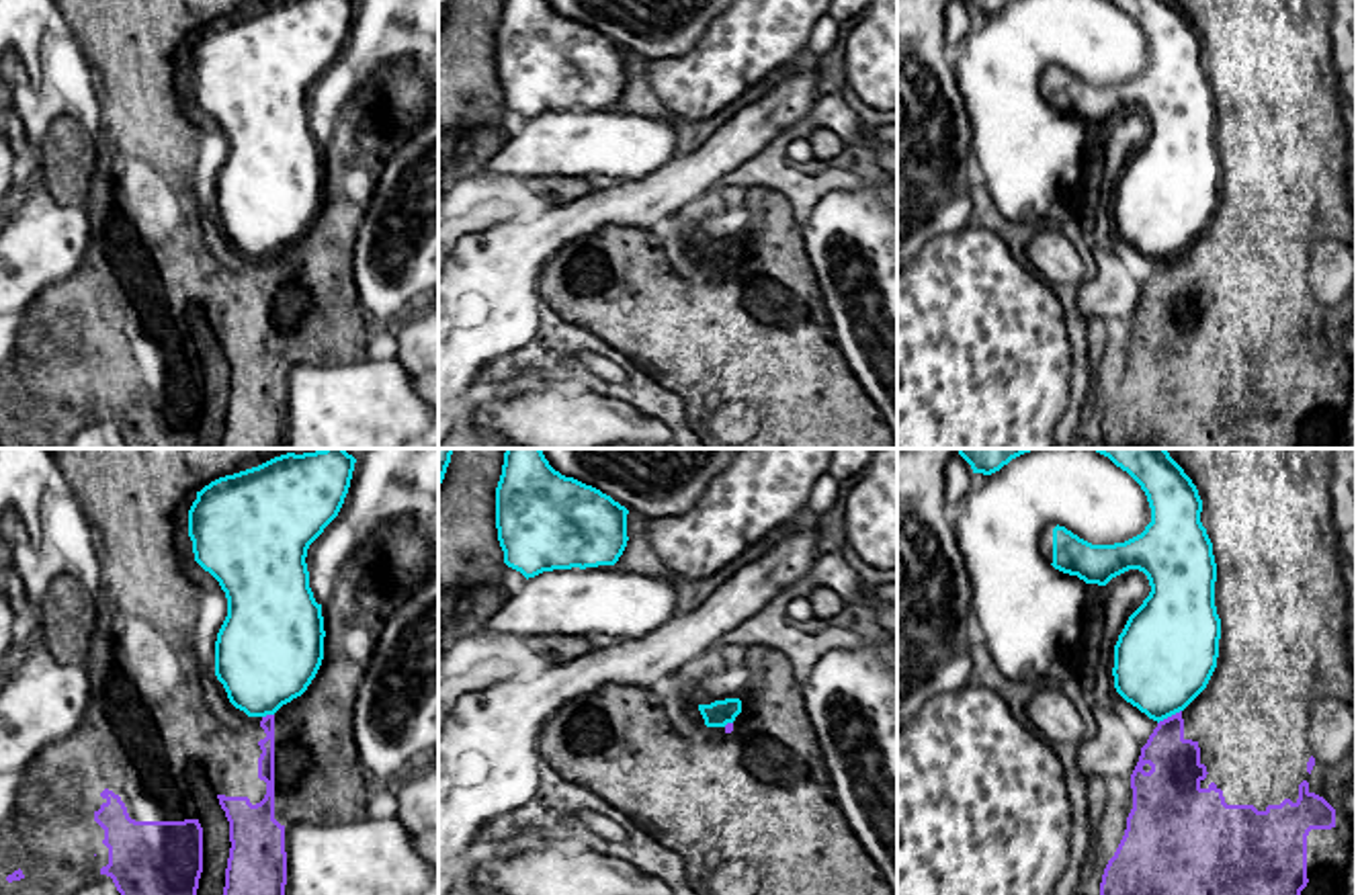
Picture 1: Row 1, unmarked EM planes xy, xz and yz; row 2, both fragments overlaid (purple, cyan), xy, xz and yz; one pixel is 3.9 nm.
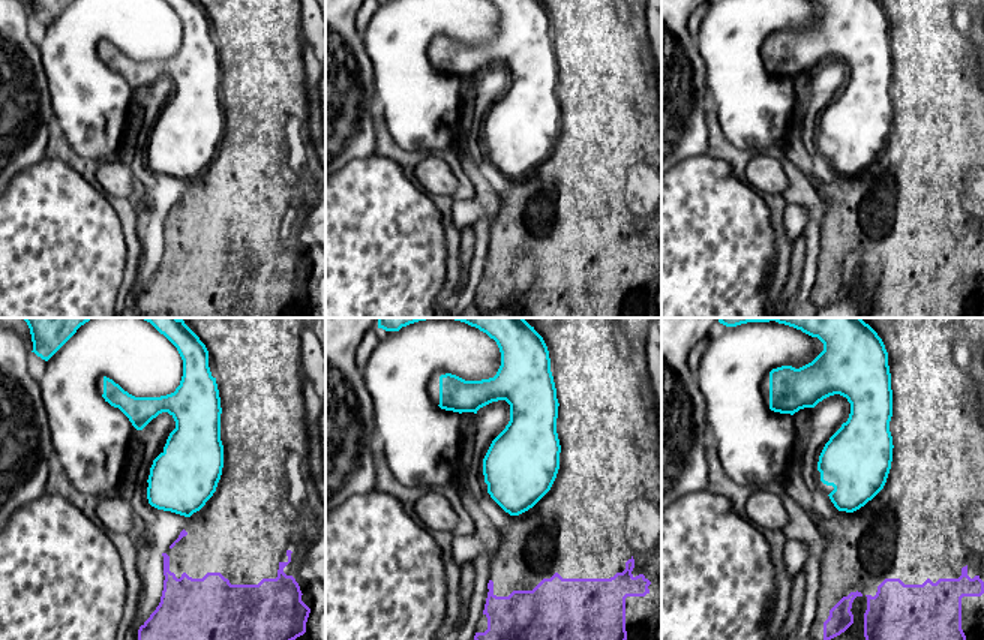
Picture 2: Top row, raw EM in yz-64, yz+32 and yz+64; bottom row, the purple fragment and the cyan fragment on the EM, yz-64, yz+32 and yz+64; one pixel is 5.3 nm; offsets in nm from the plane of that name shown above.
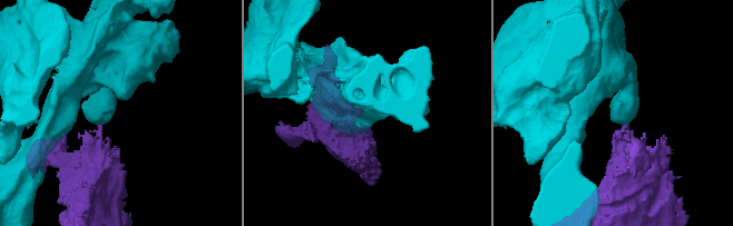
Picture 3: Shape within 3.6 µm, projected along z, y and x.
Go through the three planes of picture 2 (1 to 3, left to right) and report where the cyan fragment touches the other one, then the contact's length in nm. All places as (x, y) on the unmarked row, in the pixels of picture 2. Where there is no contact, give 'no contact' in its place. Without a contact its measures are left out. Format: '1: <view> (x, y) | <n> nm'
1: no contact
2: no contact
3: no contact

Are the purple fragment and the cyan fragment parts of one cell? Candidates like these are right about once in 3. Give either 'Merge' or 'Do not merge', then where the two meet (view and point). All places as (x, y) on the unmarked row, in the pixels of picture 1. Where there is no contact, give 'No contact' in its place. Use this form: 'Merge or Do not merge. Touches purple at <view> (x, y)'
Do not merge. Touches purple at yz (1168, 259)

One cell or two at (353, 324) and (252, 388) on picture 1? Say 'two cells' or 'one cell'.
one cell

